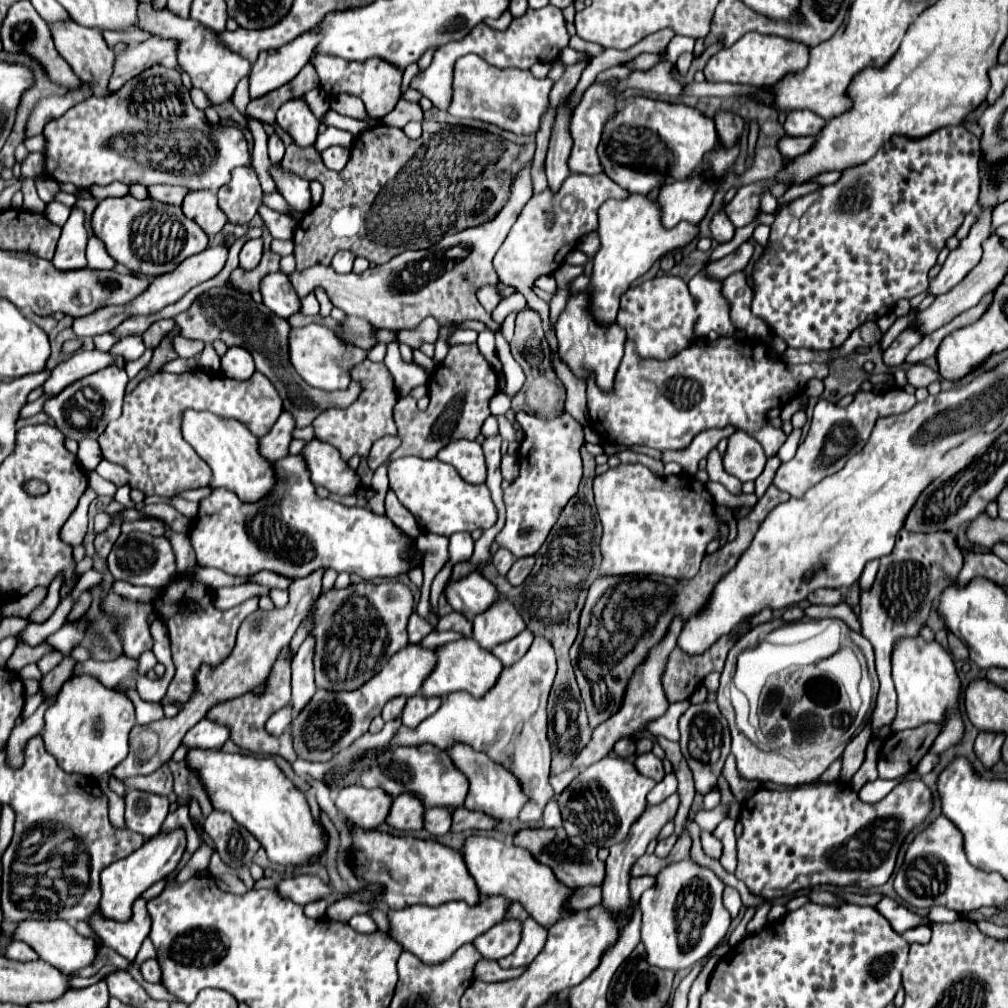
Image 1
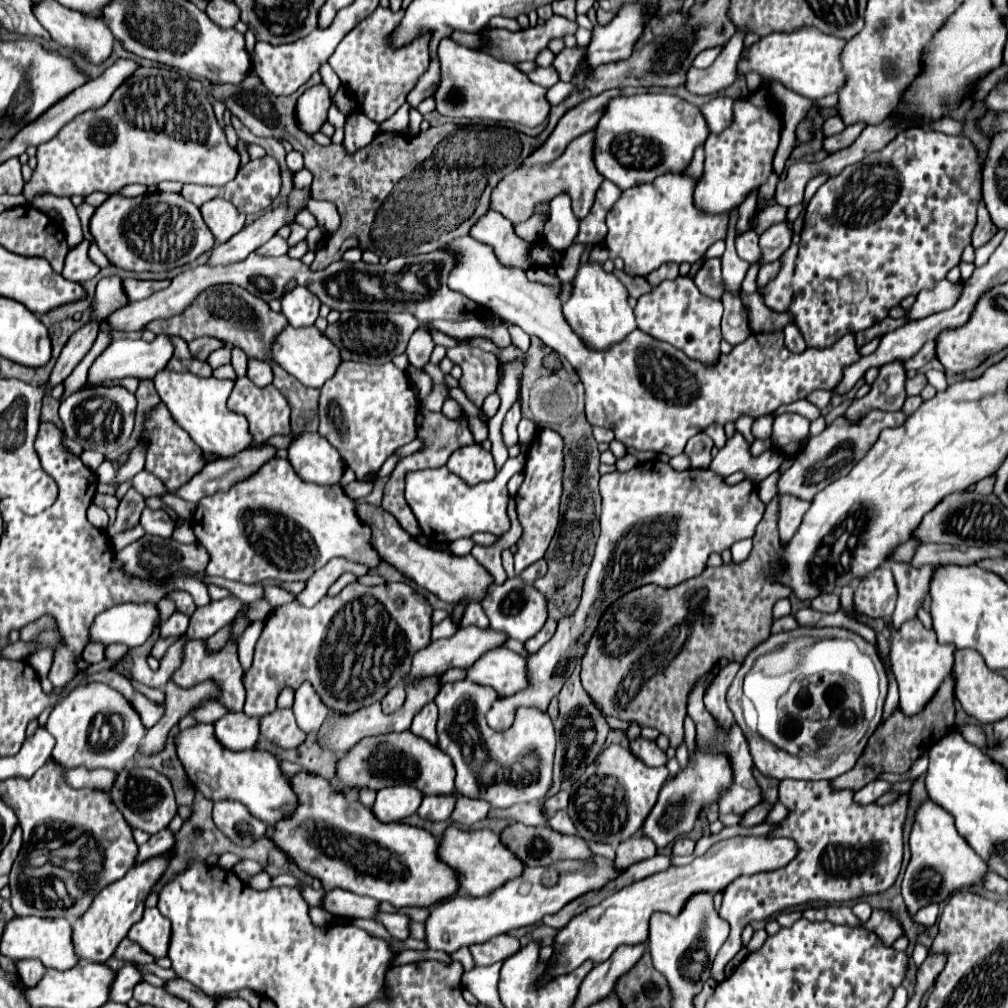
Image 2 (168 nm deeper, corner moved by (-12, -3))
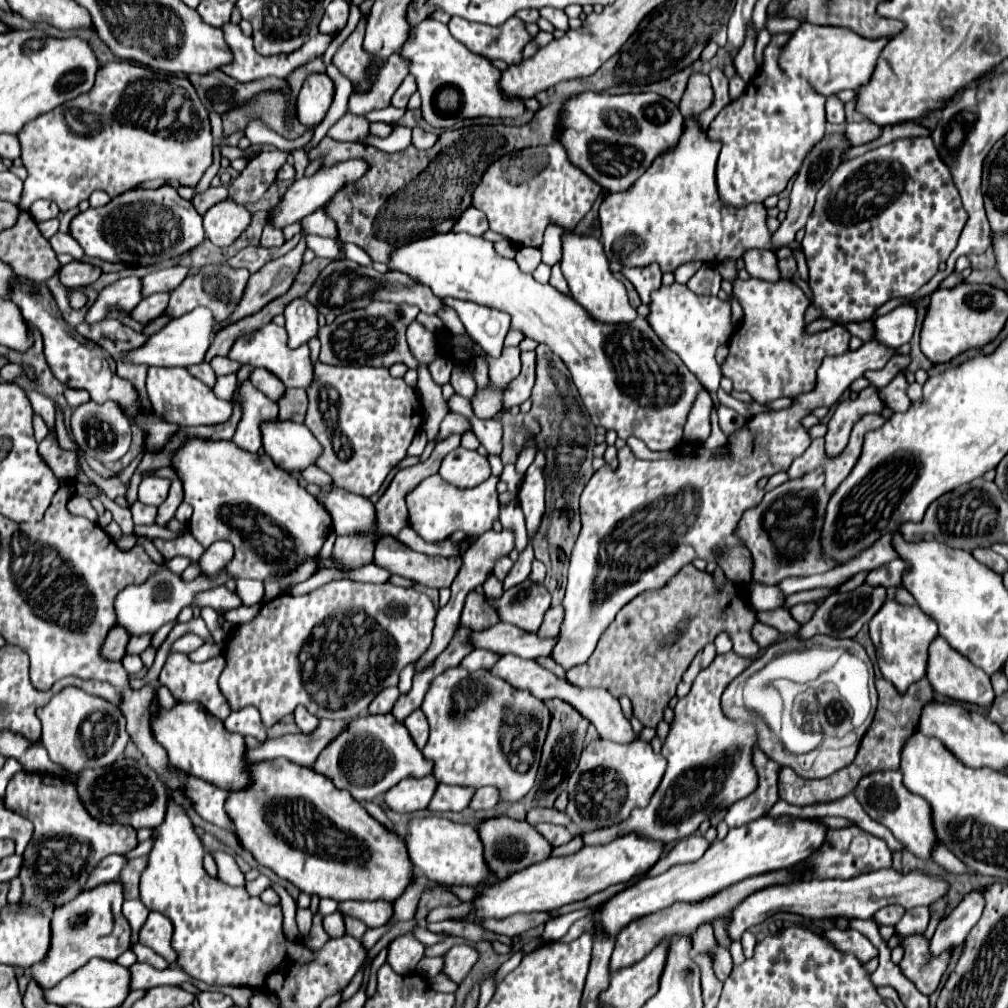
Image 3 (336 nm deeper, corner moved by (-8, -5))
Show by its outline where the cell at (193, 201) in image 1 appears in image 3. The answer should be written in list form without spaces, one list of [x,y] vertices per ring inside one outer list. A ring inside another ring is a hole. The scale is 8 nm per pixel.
[[[232,200],[218,202],[204,214],[206,238],[216,246],[230,246],[252,222],[252,214]]]

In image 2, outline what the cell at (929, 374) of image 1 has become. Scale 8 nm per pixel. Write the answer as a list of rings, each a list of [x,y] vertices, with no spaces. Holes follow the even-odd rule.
[[[916,372],[916,374],[912,374],[912,376],[906,380],[906,394],[908,394],[908,396],[920,394],[926,384],[928,384],[926,376],[924,376],[922,372]]]

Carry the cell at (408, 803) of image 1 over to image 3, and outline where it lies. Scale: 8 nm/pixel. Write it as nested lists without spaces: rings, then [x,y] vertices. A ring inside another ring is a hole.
[[[438,784],[436,794],[430,802],[430,810],[432,812],[462,812],[464,808],[468,808],[468,802],[472,800],[472,794],[476,792],[476,788],[472,786],[450,786],[450,784]]]

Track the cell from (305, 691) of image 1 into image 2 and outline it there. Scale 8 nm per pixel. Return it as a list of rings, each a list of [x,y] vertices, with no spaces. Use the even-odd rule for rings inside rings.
[[[302,684],[296,690],[294,714],[298,726],[304,732],[310,732],[310,730],[318,730],[320,724],[324,724],[324,720],[328,718],[328,708],[320,700],[320,696],[316,696],[316,690],[310,684]]]

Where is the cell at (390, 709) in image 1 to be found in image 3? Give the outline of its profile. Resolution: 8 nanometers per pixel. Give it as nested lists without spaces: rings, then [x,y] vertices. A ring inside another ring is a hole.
[[[390,686],[388,690],[380,690],[380,694],[376,694],[376,698],[372,700],[368,712],[370,714],[388,714],[394,706],[394,702],[398,700],[400,692],[396,686]]]

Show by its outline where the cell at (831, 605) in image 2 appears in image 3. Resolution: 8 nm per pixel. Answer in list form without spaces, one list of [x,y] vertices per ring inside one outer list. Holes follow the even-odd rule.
[[[808,602],[808,604],[796,604],[790,608],[790,614],[792,618],[796,618],[796,622],[808,622],[814,614],[814,610],[818,608],[818,602]]]

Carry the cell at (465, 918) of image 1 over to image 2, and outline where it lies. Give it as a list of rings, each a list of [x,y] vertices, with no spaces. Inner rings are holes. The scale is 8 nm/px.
[[[592,858],[588,862],[564,860],[548,868],[526,868],[520,878],[510,880],[502,888],[494,890],[488,896],[472,898],[468,894],[458,894],[452,900],[446,900],[438,906],[432,906],[426,926],[426,944],[430,950],[442,950],[446,954],[456,952],[462,946],[488,942],[492,936],[512,932],[522,926],[538,924],[546,914],[554,914],[564,908],[574,898],[602,888],[610,878],[618,876],[614,864],[606,858]]]

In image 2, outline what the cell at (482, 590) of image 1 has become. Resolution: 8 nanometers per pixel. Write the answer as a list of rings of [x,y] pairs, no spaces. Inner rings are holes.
[[[358,504],[358,516],[366,524],[370,524],[372,546],[382,556],[382,560],[388,564],[394,564],[406,578],[430,590],[440,600],[452,602],[452,604],[470,604],[472,600],[482,602],[484,594],[494,584],[494,578],[488,574],[488,570],[482,564],[478,564],[470,554],[452,556],[446,552],[436,552],[428,546],[420,546],[412,536],[408,536],[408,532],[404,532],[404,528],[400,528],[398,520],[390,512],[384,512],[384,508],[372,506],[372,504]]]

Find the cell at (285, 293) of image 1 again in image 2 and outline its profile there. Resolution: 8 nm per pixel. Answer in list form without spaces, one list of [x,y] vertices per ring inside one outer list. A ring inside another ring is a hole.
[[[296,286],[290,292],[286,292],[280,298],[280,302],[282,302],[282,314],[288,318],[290,326],[294,328],[312,326],[318,318],[320,300],[304,286]]]

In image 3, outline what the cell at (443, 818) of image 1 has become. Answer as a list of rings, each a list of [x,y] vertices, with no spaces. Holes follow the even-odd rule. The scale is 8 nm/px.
[[[484,786],[484,788],[478,788],[472,802],[470,802],[470,808],[474,810],[482,810],[482,808],[494,808],[500,800],[500,792],[496,790],[496,786]]]

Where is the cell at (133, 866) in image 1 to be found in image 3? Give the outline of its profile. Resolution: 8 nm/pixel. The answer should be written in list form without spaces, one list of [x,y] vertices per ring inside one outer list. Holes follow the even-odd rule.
[[[110,882],[78,894],[64,906],[56,906],[52,914],[52,948],[48,948],[48,958],[36,966],[30,966],[26,976],[46,990],[92,958],[116,960],[130,948],[130,926],[122,914],[122,902],[124,898],[120,882]]]

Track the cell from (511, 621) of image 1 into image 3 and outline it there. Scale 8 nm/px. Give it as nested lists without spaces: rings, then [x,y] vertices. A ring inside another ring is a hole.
[[[532,580],[506,590],[502,598],[492,602],[502,622],[514,624],[522,630],[536,632],[542,624],[544,612],[550,608],[550,592]]]

